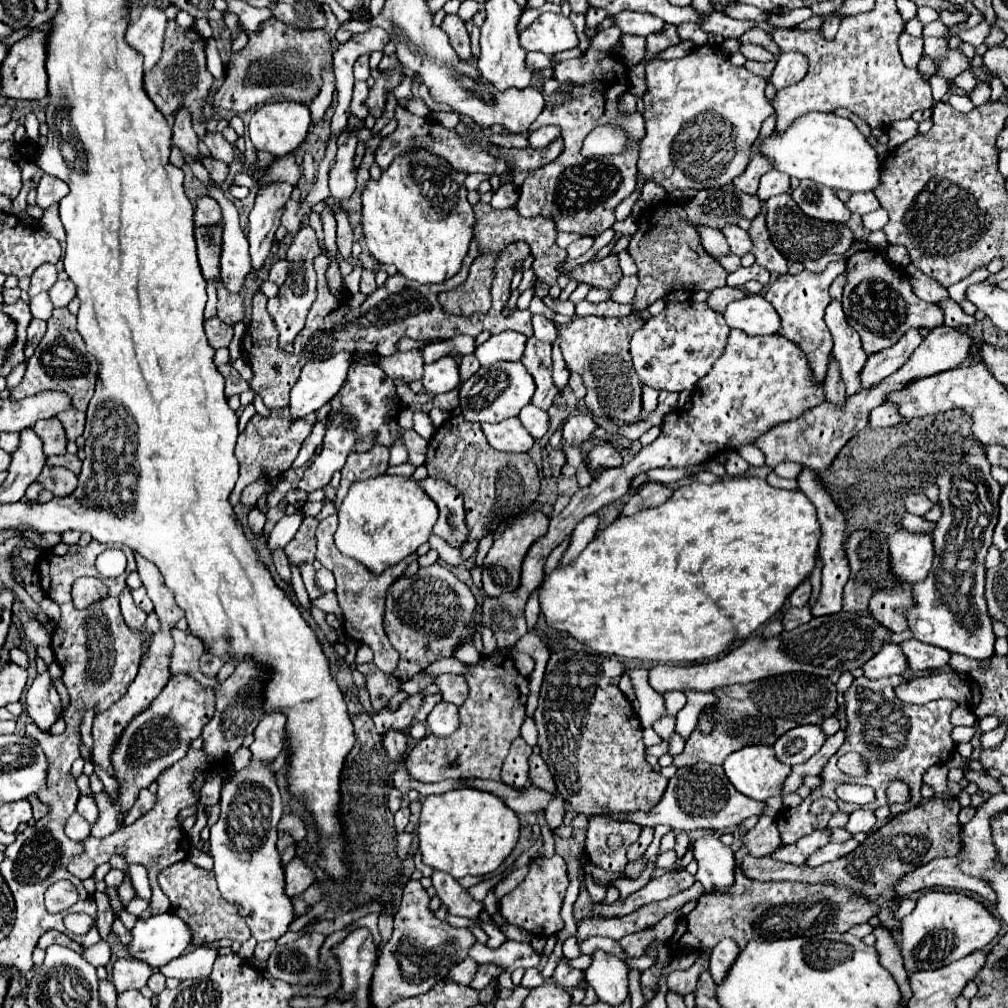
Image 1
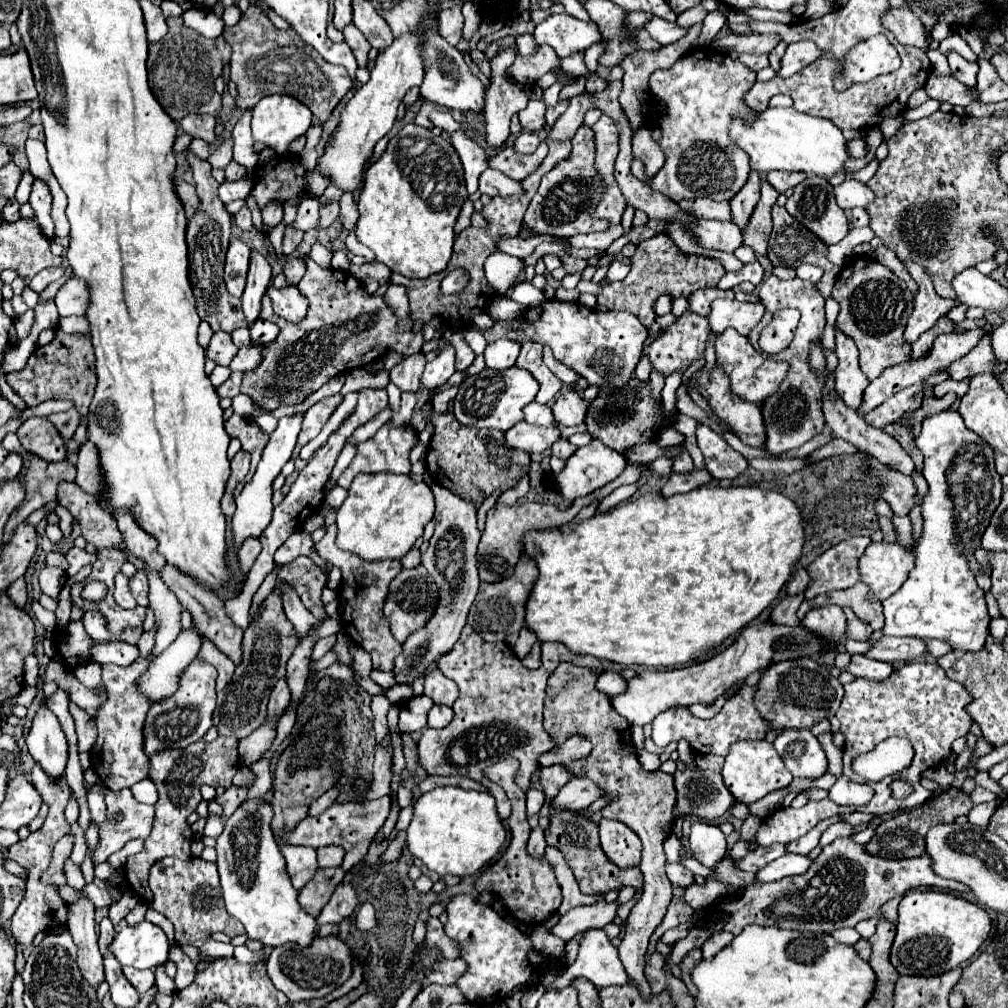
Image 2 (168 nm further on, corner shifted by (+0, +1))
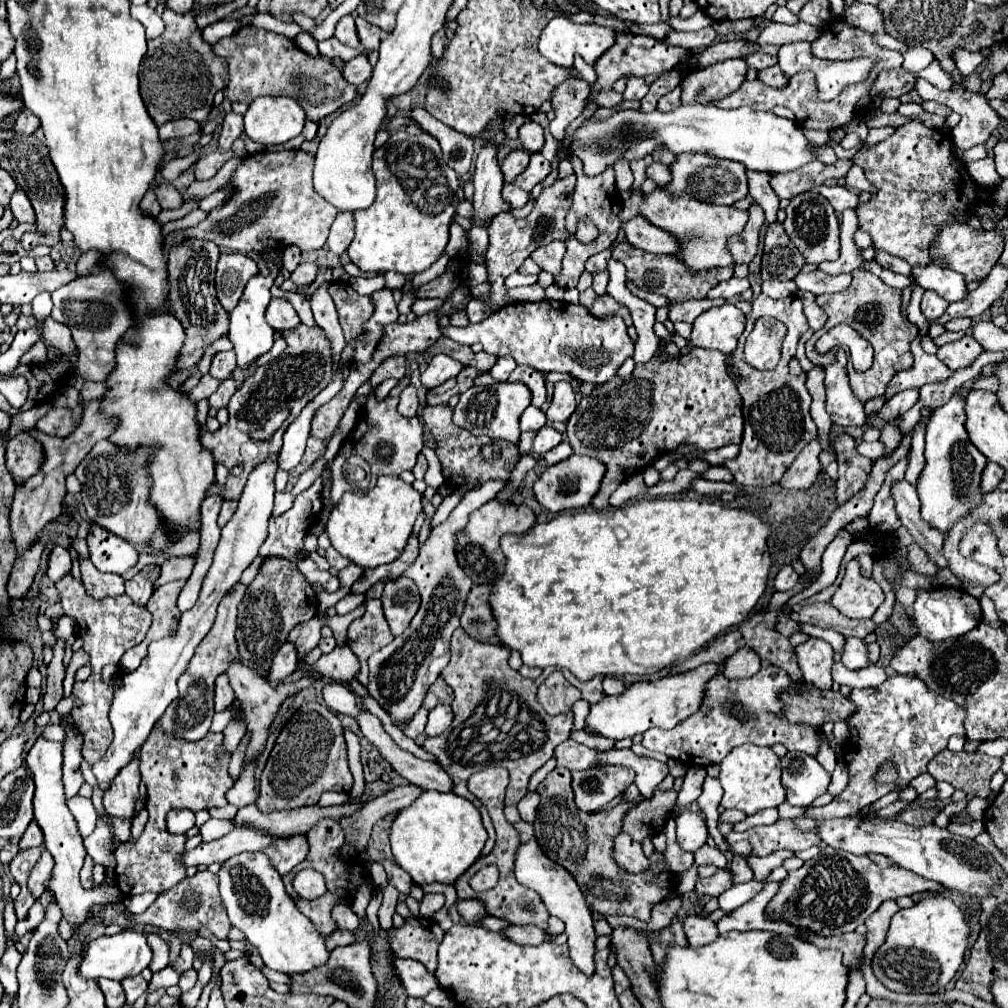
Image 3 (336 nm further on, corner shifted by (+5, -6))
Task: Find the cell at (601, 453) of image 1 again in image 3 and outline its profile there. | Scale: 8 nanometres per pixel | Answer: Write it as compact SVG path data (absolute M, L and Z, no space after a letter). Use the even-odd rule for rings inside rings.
M571 455L569 459L547 467L539 475L539 479L533 483L533 493L535 493L535 499L539 501L539 505L551 513L587 507L591 503L593 495L597 493L603 475L605 475L605 465L601 465L601 461L597 461L593 457Z

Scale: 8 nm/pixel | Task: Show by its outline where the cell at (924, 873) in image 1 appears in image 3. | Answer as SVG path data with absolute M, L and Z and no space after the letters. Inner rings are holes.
M823 847L821 857L813 857L805 861L801 869L787 873L777 895L767 905L767 919L777 911L787 923L795 927L825 937L843 935L855 931L857 925L861 925L871 913L875 913L883 901L923 891L943 893L943 887L935 881L921 879L907 869L881 869L869 857L857 857L847 851Z

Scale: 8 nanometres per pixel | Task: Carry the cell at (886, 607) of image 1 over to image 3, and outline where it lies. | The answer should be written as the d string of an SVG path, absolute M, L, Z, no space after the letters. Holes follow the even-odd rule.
M809 603L809 605L801 607L801 611L793 611L791 619L799 621L799 623L817 625L823 629L833 629L841 635L853 635L859 639L863 639L875 631L875 623L871 619L849 619L849 617L841 615L829 603Z

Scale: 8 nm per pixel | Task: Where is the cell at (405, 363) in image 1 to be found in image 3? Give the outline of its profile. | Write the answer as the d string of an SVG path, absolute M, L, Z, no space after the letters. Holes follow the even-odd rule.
M407 385L401 393L401 403L399 403L399 413L403 417L417 417L419 415L419 399L417 391L413 385Z

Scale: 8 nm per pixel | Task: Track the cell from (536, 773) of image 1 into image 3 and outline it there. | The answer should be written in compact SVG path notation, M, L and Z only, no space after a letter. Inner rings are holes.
M555 767L539 783L537 793L541 795L539 815L535 819L537 843L549 859L563 865L575 877L591 911L605 915L631 915L647 921L651 917L651 909L677 889L677 879L671 873L663 851L653 851L649 857L649 867L637 875L623 873L613 859L613 839L621 833L621 819L637 803L619 803L603 809L603 819L597 819L595 823L595 815L583 813L575 807L571 773L565 767Z

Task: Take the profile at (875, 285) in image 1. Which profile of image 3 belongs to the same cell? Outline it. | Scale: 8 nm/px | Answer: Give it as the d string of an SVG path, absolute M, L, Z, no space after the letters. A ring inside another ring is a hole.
M855 269L853 271L853 281L849 285L849 289L841 291L841 293L833 293L833 295L819 295L817 297L817 305L827 313L827 323L821 331L813 333L813 337L805 343L805 355L813 365L820 365L825 368L827 365L834 363L836 353L839 348L832 349L827 355L819 355L815 351L815 341L829 331L831 327L839 325L839 323L847 323L851 325L855 331L861 333L863 339L867 339L873 345L875 351L875 361L871 365L871 369L867 369L865 373L857 373L853 371L851 361L846 366L847 375L849 375L849 385L853 389L853 395L865 403L869 399L881 397L885 393L887 383L891 381L891 377L899 371L905 371L913 365L913 355L909 351L909 343L913 341L913 337L917 337L919 329L911 323L907 323L901 315L901 289L893 289L889 285L885 285L879 277L875 277L873 273Z

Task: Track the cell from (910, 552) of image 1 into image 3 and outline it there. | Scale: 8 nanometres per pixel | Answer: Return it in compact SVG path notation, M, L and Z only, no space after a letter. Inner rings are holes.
M857 559L849 561L845 567L843 581L831 597L831 605L837 607L845 617L853 619L871 619L877 607L883 603L885 595L873 579L867 579L859 573Z

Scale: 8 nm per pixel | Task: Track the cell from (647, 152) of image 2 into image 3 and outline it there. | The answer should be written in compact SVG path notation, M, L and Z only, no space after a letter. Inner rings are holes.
M651 163L647 167L647 177L657 183L659 187L665 187L667 183L671 183L671 169L663 163Z

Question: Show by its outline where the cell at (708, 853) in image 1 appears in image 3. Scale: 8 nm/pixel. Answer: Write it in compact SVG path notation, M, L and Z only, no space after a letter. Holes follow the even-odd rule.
M683 811L675 817L677 823L677 843L681 849L695 853L707 841L707 825L703 817L695 811Z

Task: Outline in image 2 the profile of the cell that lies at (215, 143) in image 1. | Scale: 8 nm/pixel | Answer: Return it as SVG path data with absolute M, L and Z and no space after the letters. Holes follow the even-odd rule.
M198 114L198 116L186 116L186 118L180 120L180 126L192 138L202 138L208 144L216 142L216 134L214 134L216 118L214 116L202 116L202 114Z

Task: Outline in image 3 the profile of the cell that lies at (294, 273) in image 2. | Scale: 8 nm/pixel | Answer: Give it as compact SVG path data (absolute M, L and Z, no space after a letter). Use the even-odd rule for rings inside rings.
M301 263L301 265L291 273L291 281L297 283L299 287L311 285L311 283L315 281L315 277L317 277L317 271L319 271L319 267L317 267L315 263Z

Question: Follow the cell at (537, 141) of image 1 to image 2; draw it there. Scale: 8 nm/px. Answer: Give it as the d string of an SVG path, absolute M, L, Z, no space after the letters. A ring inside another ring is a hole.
M520 132L514 140L514 148L516 152L522 152L522 154L532 154L540 144L540 136L536 132Z

